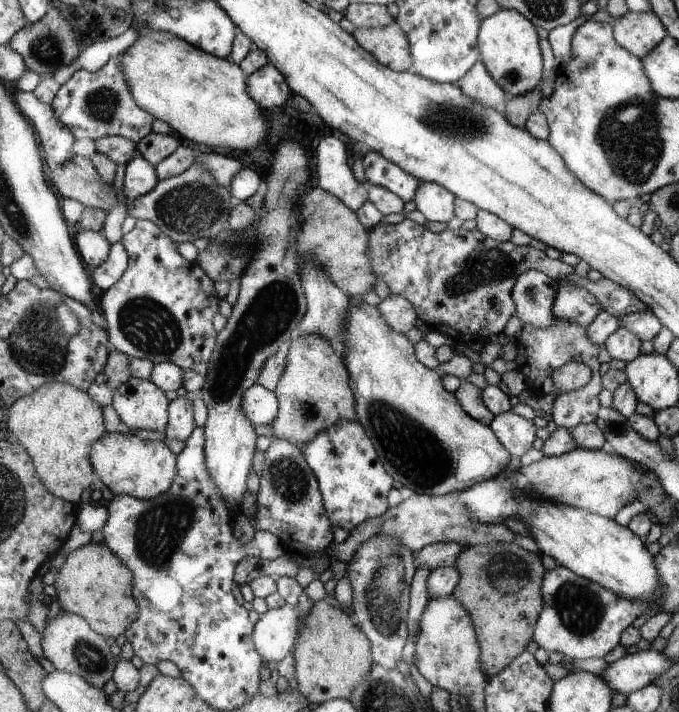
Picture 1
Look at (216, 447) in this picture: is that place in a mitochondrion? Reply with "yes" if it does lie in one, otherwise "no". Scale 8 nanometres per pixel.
no

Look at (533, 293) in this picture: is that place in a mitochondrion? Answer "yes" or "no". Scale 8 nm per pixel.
yes

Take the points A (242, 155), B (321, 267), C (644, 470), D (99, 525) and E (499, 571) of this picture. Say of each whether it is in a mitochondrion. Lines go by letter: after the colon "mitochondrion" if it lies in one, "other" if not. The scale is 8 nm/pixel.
A: other
B: other
C: other
D: other
E: mitochondrion

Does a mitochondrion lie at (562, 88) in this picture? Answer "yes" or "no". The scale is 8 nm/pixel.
no

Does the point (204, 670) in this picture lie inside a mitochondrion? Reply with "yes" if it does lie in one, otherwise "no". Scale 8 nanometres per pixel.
no

